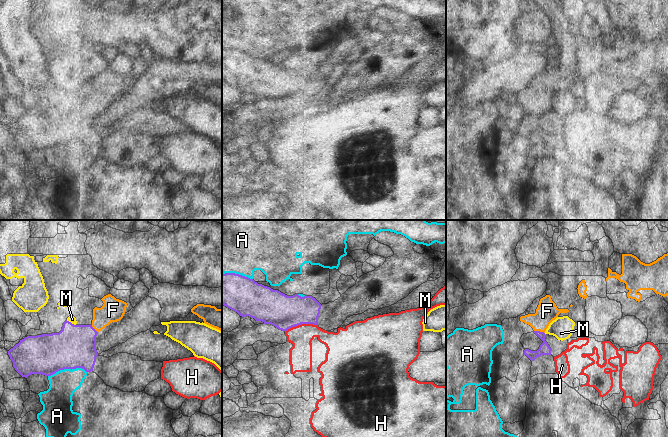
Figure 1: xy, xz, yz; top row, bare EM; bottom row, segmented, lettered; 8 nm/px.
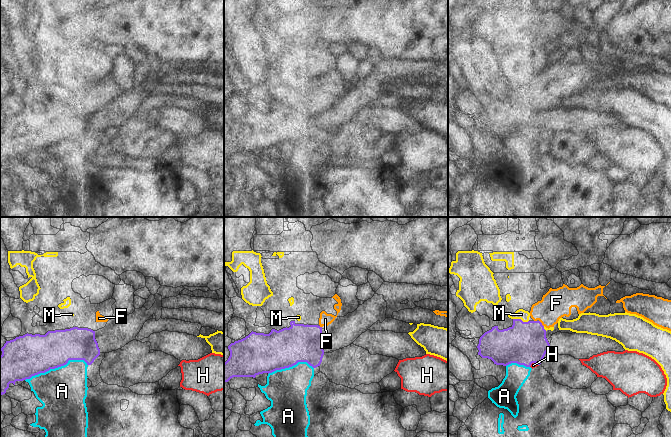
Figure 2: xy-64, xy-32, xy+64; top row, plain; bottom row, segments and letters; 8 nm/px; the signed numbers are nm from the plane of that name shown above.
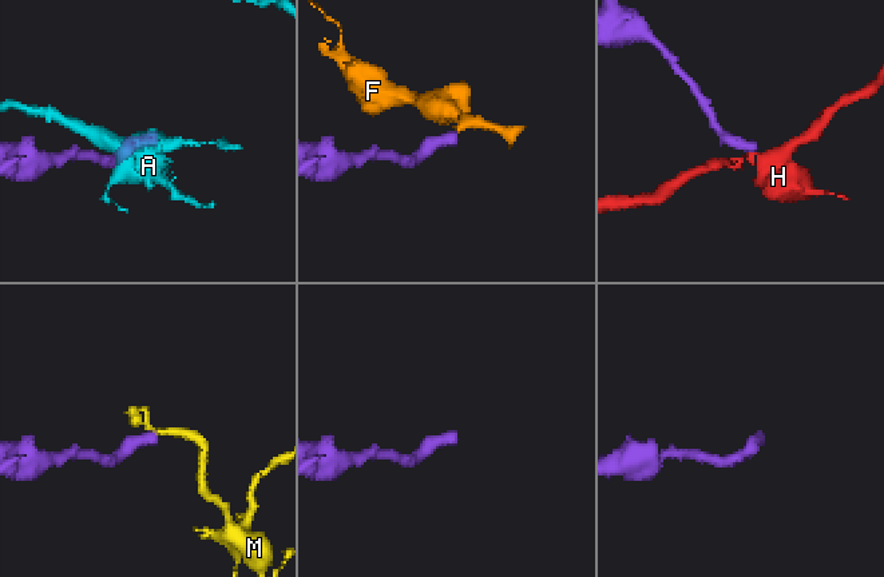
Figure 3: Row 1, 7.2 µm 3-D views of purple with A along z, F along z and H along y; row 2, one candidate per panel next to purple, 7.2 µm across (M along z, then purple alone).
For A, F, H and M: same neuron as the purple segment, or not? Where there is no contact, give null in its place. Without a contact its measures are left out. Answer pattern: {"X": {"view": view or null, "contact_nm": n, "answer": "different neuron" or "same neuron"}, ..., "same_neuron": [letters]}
{"A": {"view": "xy", "contact_nm": 320, "answer": "different neuron"}, "F": {"view": "yz", "contact_nm": 90, "answer": "same neuron"}, "H": {"view": "xz", "contact_nm": 280, "answer": "different neuron"}, "M": {"view": "xy", "contact_nm": 90, "answer": "different neuron"}, "same_neuron": ["F"]}

